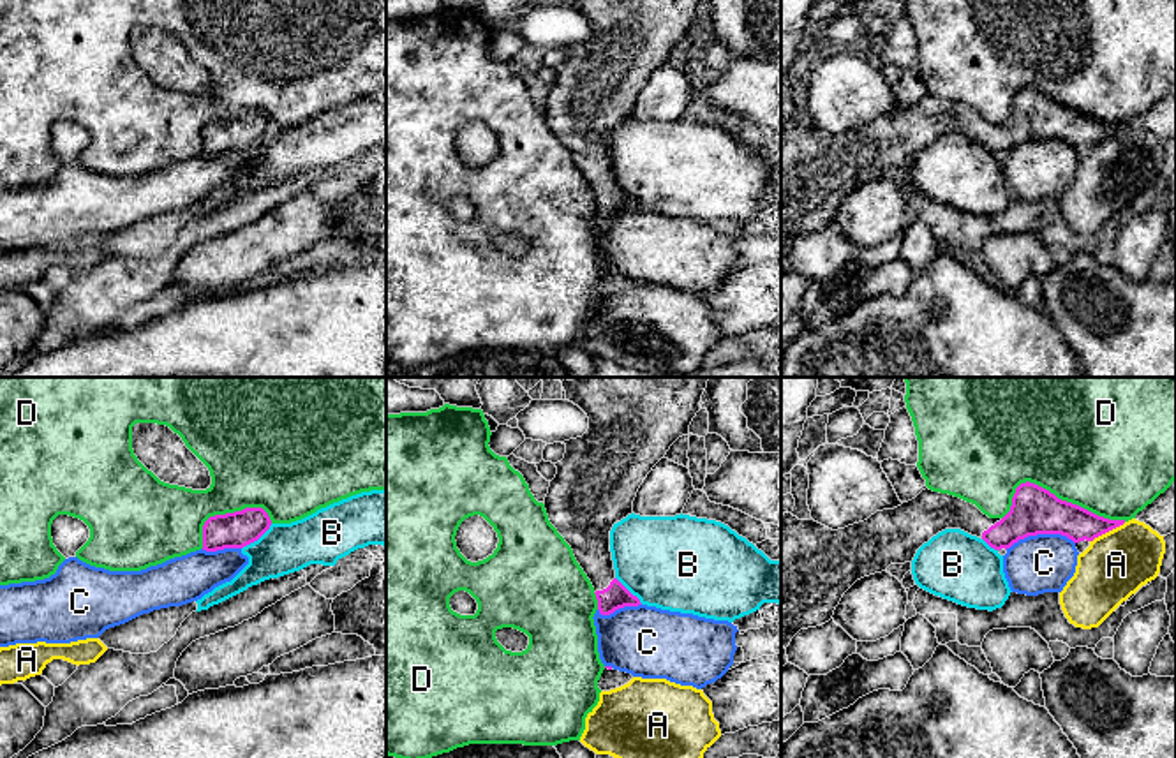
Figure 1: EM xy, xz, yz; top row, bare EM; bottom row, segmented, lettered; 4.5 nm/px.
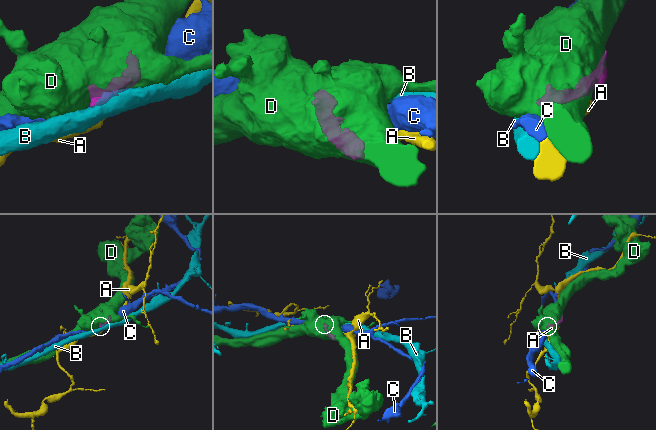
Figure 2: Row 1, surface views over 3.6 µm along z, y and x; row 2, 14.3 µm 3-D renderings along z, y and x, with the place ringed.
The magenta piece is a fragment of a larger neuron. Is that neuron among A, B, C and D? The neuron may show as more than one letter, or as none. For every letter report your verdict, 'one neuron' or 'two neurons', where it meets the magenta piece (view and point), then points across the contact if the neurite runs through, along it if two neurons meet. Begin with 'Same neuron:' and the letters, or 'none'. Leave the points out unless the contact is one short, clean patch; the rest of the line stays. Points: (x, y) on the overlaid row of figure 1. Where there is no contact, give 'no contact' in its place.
Same neuron: none
A: two neurons; meets magenta in yz at (1108, 531)
B: two neurons; meets magenta in xy at (256, 540); border along xy (272, 524), (242, 549)
C: two neurons; meets magenta in yz at (1039, 533)
D: two neurons; meets magenta in yz at (1055, 496)

